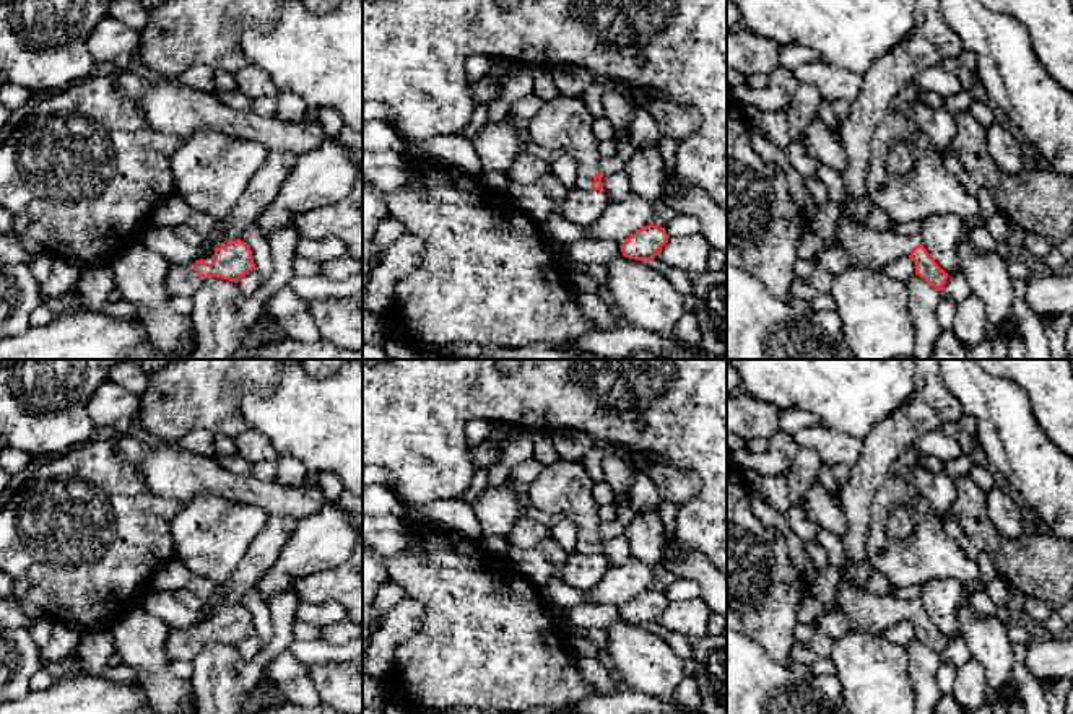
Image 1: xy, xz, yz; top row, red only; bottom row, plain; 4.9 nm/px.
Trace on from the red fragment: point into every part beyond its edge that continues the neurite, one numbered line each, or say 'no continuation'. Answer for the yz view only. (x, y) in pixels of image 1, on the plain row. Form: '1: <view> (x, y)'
1: yz (865, 612)

